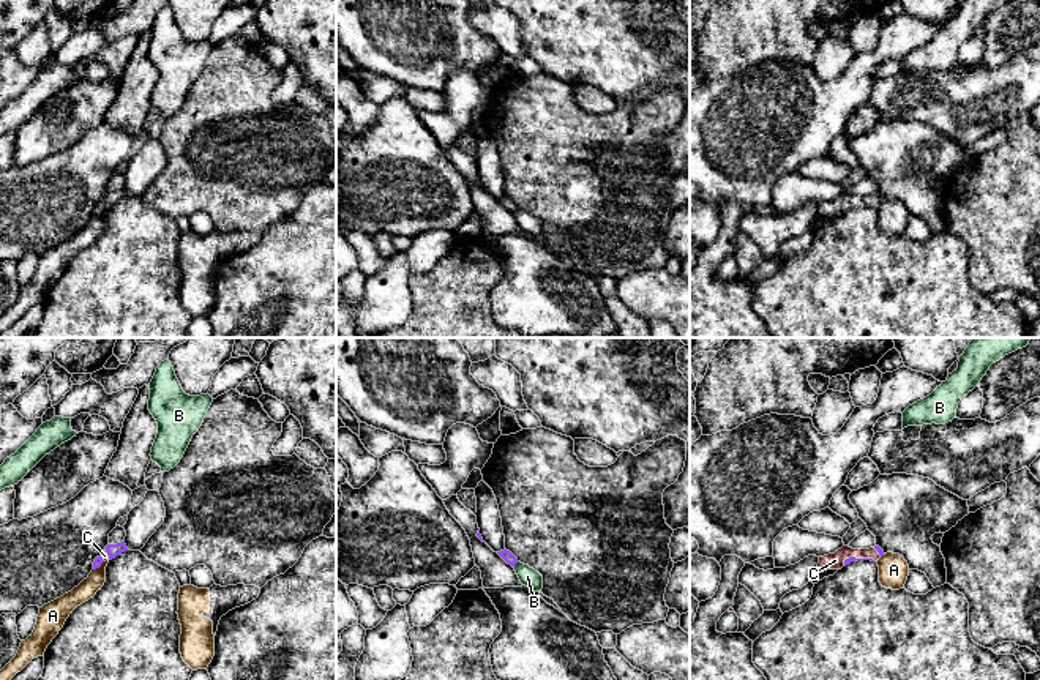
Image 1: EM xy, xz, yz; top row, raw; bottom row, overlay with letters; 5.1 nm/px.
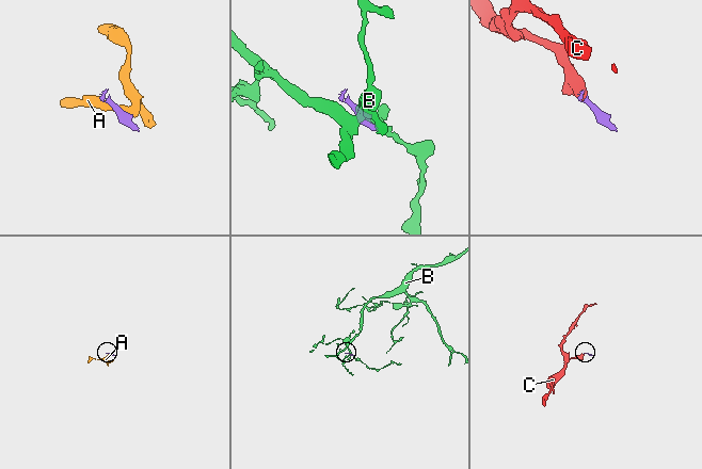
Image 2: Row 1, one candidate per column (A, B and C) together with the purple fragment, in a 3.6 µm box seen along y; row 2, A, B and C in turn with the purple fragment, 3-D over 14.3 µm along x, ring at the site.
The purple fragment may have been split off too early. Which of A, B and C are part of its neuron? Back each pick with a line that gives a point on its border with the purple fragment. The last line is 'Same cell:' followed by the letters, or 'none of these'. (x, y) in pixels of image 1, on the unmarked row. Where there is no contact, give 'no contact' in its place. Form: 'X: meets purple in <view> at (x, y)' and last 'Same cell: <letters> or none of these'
C: meets purple in yz at (857, 205)
Same cell: C

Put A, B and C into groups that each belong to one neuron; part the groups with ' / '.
A / B / C

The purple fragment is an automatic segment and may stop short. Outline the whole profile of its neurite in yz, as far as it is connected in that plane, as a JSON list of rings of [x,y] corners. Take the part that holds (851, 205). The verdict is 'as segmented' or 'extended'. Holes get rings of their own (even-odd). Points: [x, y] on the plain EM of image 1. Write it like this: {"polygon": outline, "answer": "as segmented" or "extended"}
{"polygon": [[[843,192],[835,200],[819,204],[814,221],[824,219],[827,216],[841,216],[843,213],[855,207],[877,208],[882,202],[884,197],[879,192],[870,196],[852,196],[849,192]]], "answer": "extended"}

